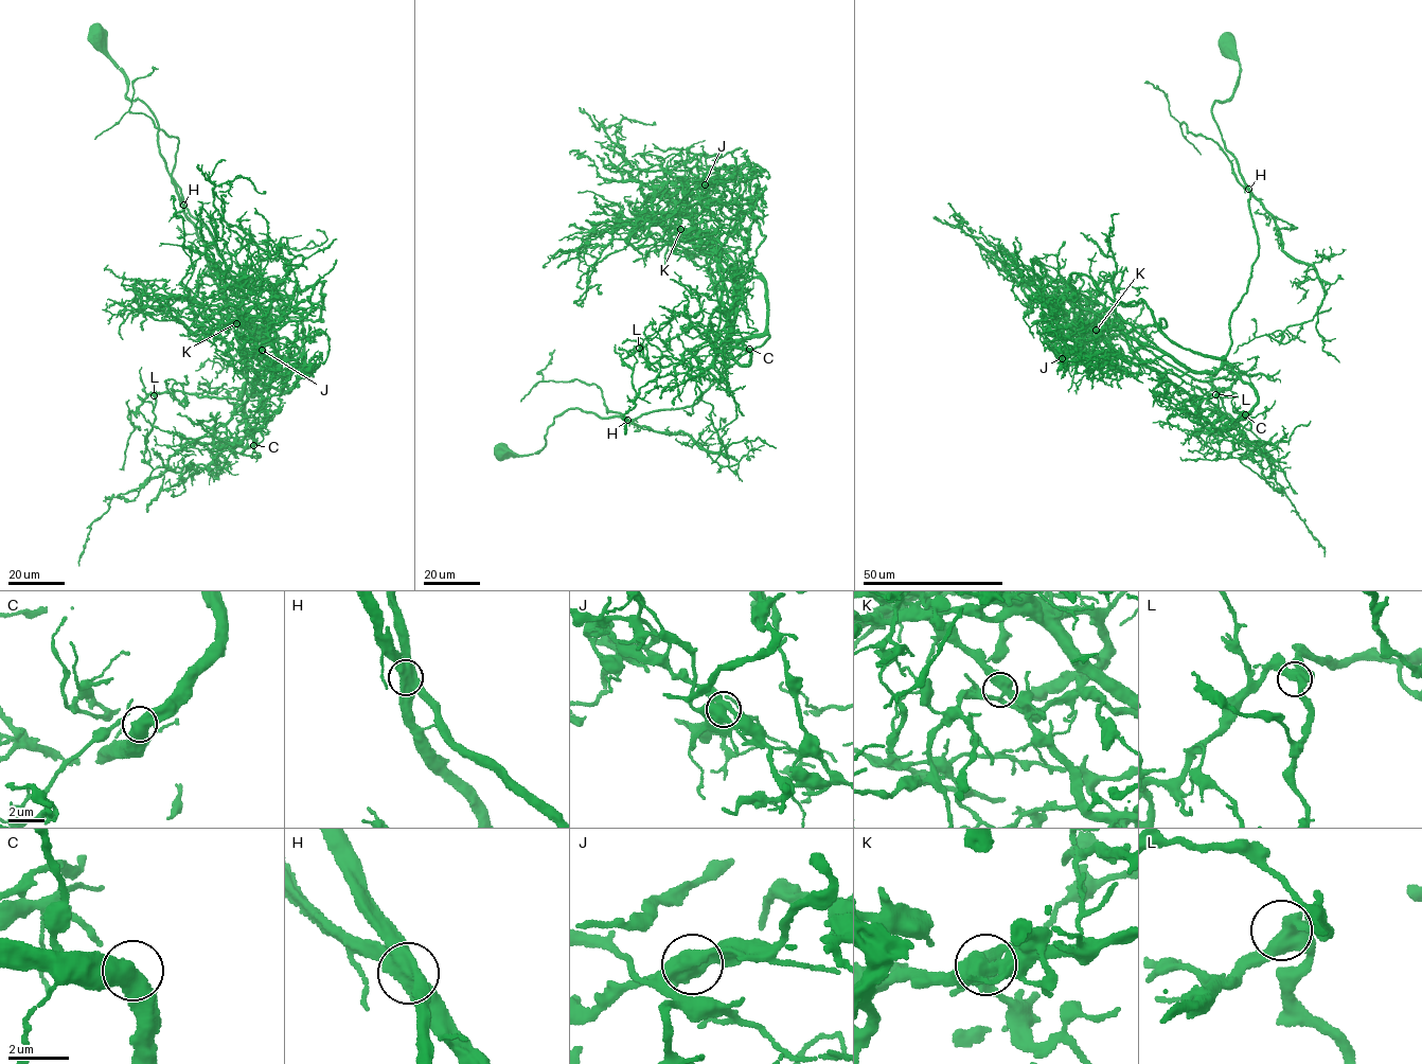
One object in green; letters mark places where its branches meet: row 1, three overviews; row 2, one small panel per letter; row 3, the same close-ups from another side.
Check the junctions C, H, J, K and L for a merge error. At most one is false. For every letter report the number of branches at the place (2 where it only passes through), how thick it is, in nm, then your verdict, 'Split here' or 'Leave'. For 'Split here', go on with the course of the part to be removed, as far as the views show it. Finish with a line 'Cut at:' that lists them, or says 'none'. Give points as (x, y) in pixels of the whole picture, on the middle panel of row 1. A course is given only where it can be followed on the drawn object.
C: Branches: 3. Thickness 460 nm. Leave
H: Branches: 3. Thickness 500 nm. Split here. Course of the part to remove: (628, 420), (662, 433), (681, 431), (725, 456), (717, 430), (736, 413), (727, 391), (728, 353)
J: Branches: 3. Thickness 480 nm. Leave
K: Branches: 3. Thickness 440 nm. Leave
L: Branches: 3. Thickness 460 nm. Leave
Cut at: H

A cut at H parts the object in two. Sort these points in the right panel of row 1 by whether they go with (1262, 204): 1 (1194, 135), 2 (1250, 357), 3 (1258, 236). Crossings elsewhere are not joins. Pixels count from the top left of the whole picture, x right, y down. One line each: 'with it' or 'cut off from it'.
1: with it
2: cut off from it
3: cut off from it

